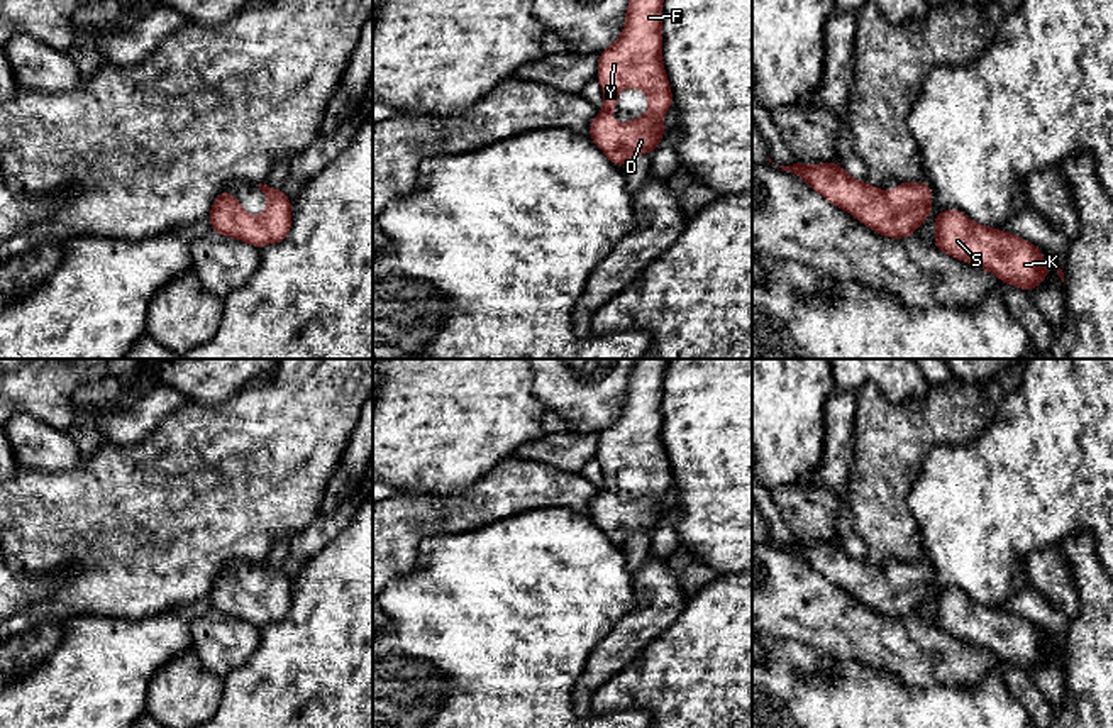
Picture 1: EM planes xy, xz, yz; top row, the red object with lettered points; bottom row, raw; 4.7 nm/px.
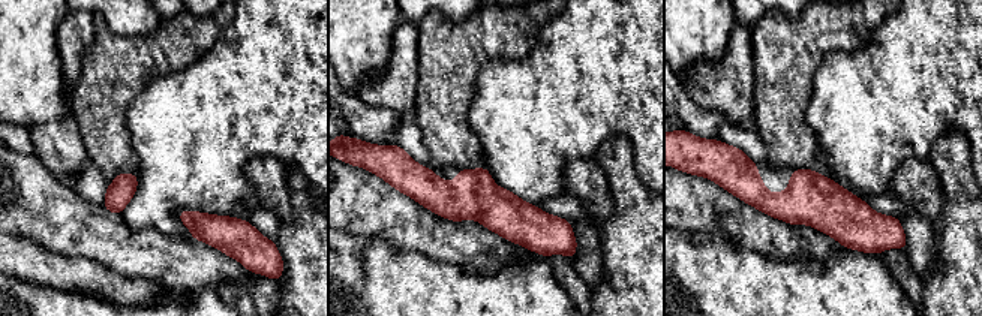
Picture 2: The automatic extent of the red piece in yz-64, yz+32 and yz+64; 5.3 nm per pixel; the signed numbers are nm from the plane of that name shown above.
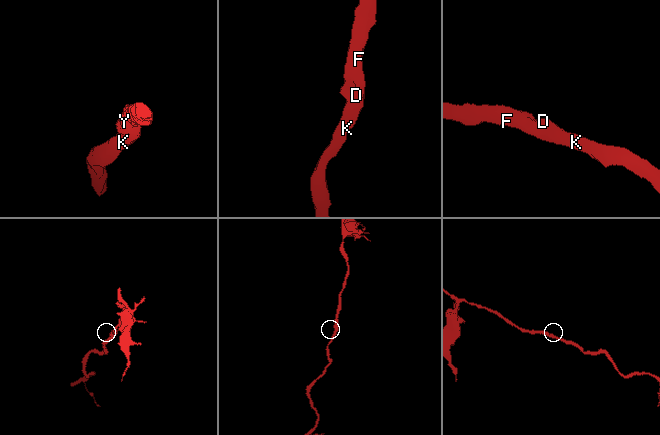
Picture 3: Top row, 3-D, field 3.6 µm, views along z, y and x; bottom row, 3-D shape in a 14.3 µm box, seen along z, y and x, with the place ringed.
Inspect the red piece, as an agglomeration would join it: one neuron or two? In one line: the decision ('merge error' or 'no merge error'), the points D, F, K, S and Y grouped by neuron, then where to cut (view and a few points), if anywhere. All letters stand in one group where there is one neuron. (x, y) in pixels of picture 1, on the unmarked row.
no merge error; groups D F K S Y; cut none

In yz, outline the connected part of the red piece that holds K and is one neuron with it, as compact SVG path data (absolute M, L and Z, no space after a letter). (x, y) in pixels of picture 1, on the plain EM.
M957 587L939 591L932 623L1028 672L1049 655L1040 626L1003 608L976 603Z

